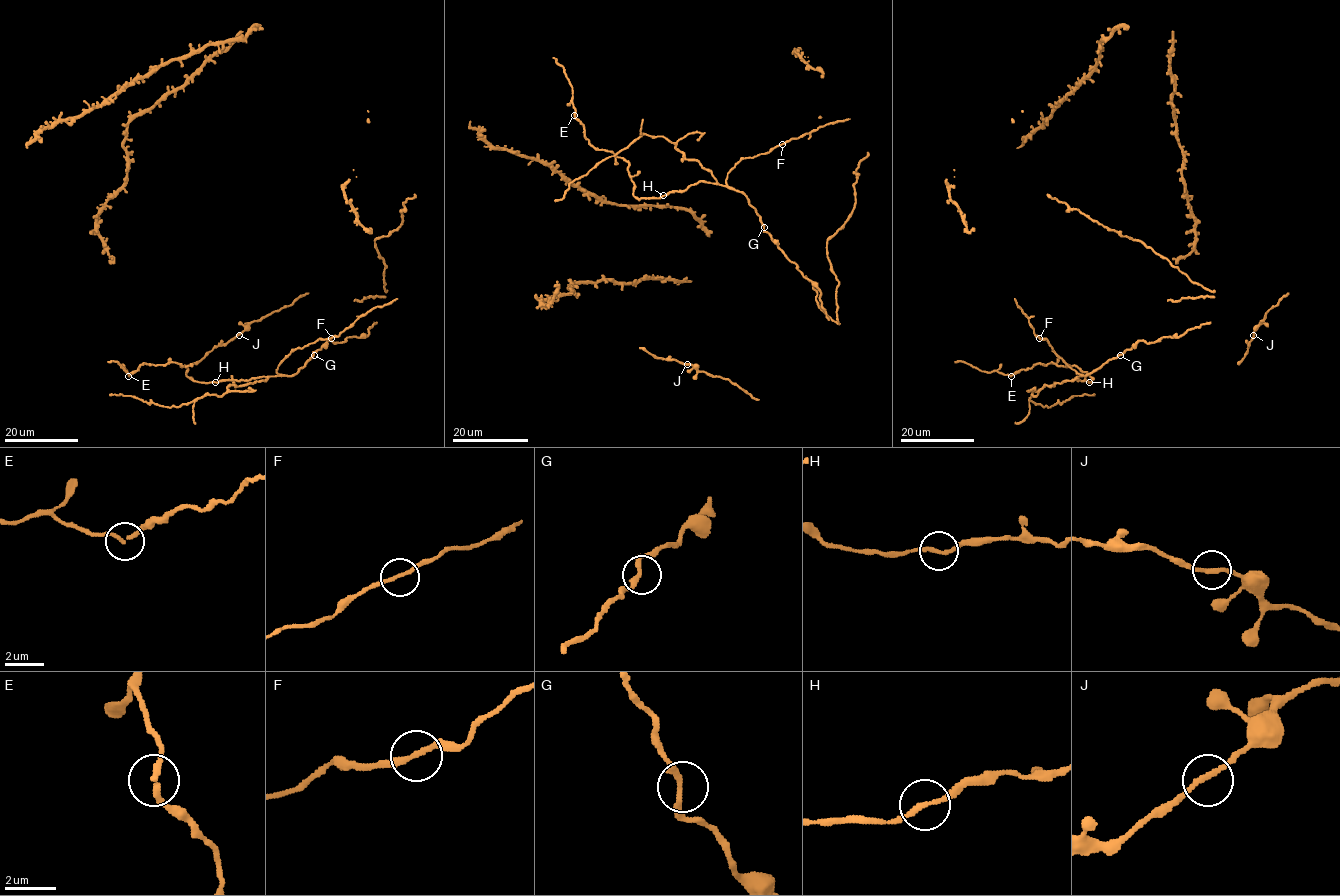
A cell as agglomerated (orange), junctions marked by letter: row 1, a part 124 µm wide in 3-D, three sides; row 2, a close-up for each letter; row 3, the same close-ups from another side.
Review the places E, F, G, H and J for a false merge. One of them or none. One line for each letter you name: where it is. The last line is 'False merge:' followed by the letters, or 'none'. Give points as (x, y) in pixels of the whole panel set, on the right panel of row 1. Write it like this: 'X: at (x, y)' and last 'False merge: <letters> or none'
False merge: none

